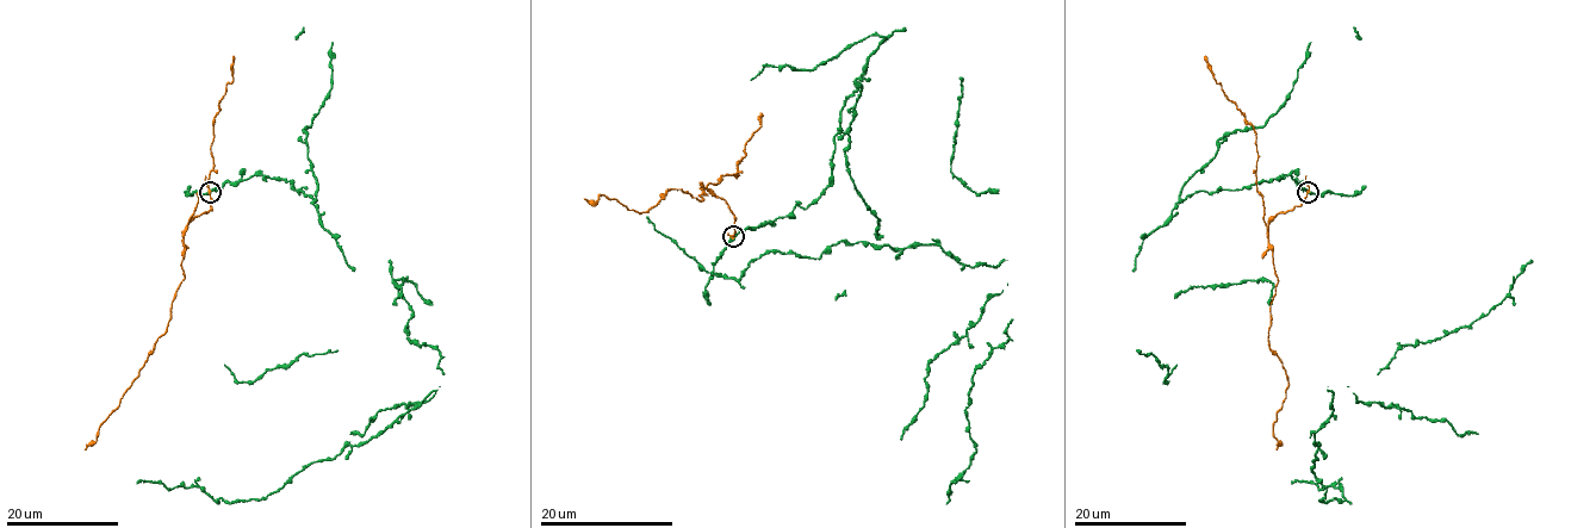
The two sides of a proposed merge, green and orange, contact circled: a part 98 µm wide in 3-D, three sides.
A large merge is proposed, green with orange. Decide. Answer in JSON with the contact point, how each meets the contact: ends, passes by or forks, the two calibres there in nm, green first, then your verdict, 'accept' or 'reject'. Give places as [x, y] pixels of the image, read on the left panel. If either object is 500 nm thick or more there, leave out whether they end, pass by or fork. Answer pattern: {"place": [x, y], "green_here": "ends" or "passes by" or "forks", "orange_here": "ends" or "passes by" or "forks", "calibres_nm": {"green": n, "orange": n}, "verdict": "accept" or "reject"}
{"place": [210, 192], "green_here": "passes by", "orange_here": "passes by", "calibres_nm": {"green": 360, "orange": 220}, "verdict": "reject"}

